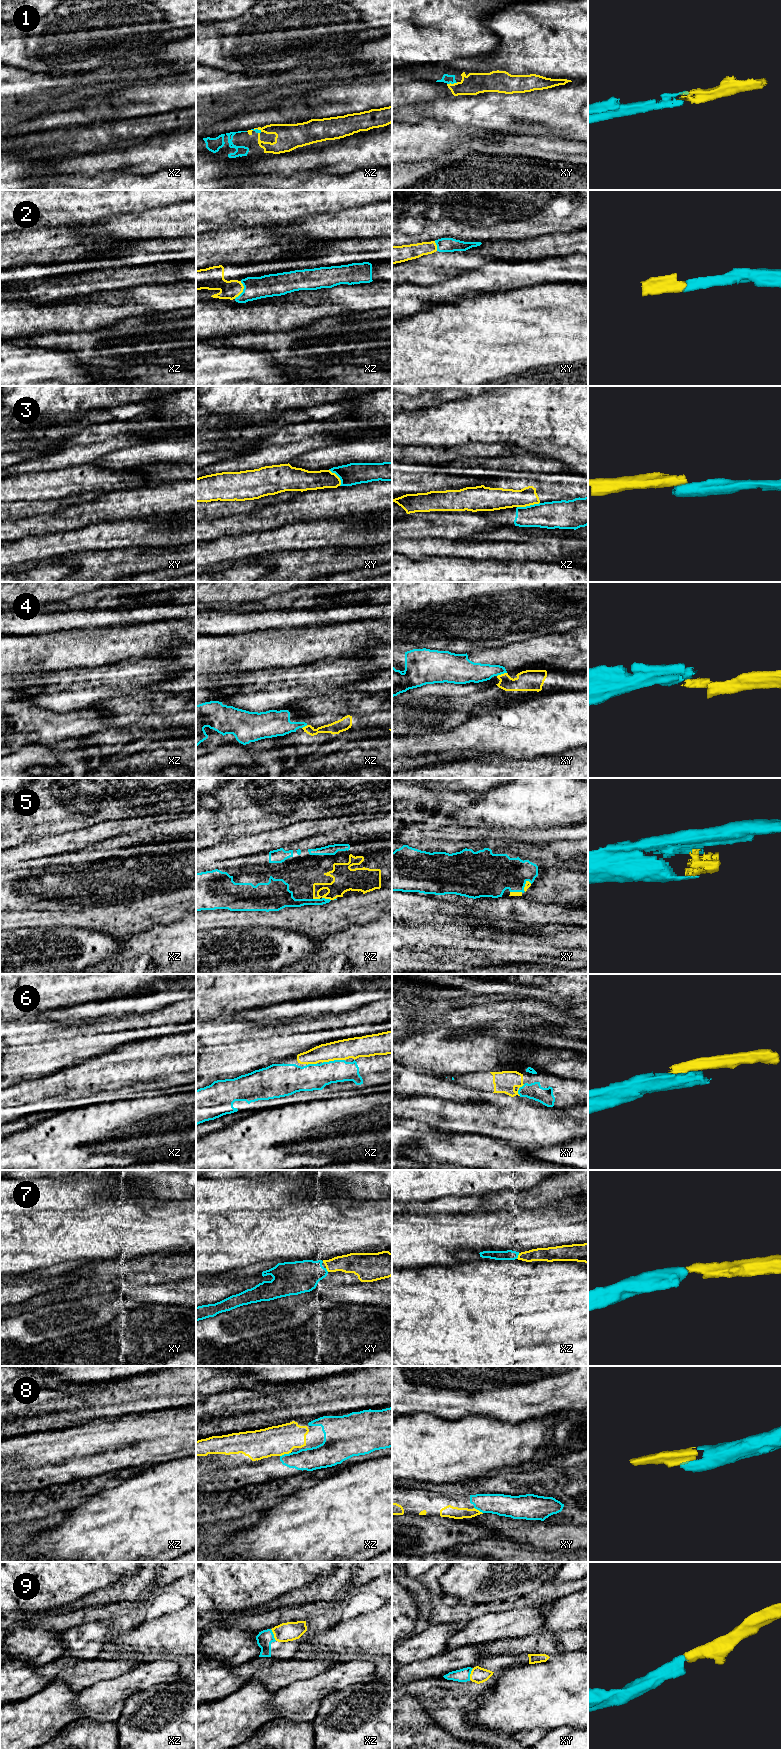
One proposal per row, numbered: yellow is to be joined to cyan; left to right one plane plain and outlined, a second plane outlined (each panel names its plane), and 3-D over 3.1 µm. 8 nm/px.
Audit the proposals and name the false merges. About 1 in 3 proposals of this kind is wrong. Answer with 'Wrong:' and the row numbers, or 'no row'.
Wrong: 3, 4

